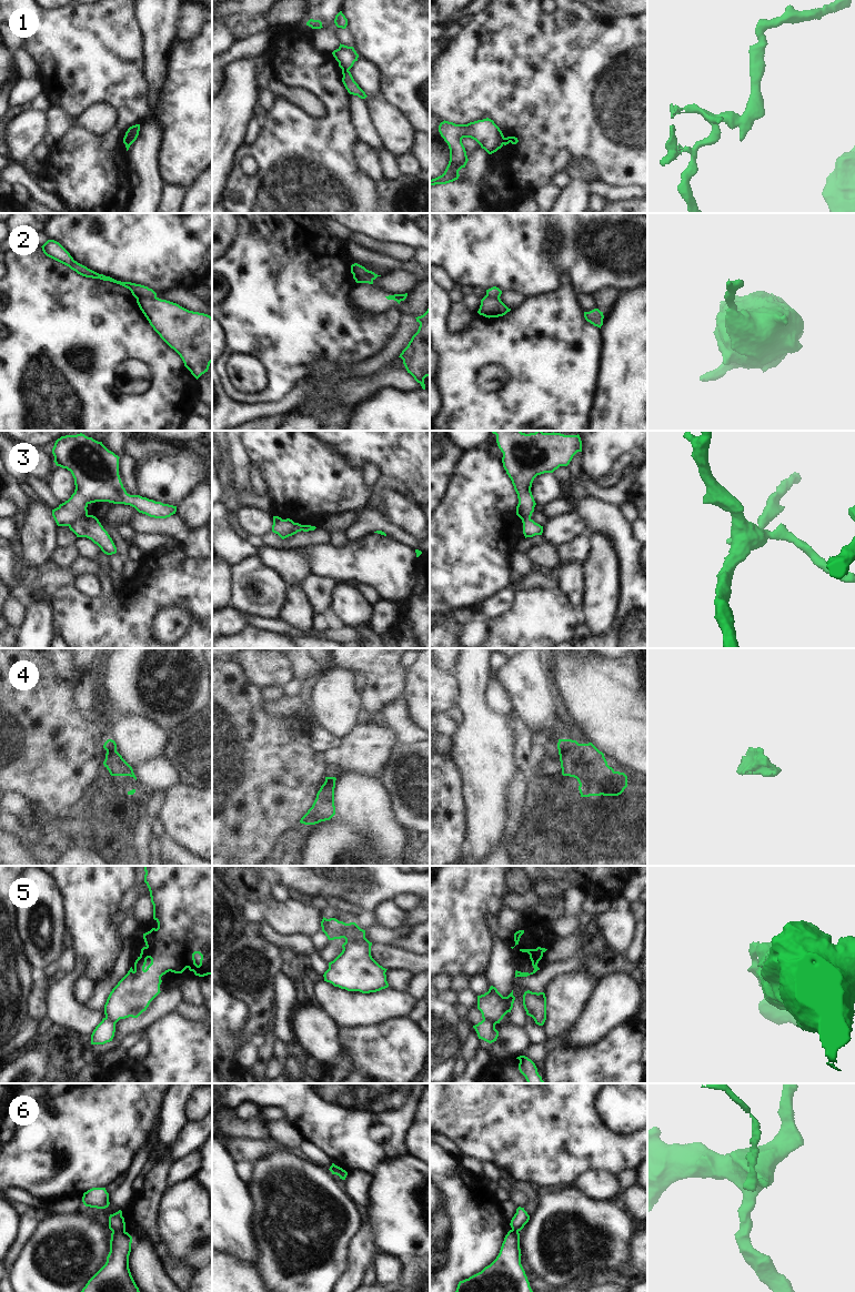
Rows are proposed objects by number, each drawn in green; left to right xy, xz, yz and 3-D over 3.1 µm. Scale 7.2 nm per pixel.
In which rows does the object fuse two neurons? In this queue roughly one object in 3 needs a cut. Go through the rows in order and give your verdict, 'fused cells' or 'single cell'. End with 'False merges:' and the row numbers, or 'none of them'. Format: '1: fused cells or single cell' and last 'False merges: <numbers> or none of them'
1: fused cells
2: fused cells
3: fused cells
4: fused cells
5: fused cells
6: fused cells
False merges: 1, 2, 3, 4, 5, 6

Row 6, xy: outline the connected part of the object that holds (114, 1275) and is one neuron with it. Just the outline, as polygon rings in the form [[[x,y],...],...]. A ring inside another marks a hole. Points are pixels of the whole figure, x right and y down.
[[[112,1231],[105,1264],[88,1281],[81,1292],[140,1292],[130,1269],[132,1237]]]

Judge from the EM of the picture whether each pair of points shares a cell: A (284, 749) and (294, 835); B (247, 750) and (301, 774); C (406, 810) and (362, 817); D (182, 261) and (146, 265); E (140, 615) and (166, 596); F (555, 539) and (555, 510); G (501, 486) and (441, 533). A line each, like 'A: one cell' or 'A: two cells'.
A: one cell
B: one cell
C: two cells
D: one cell
E: one cell
F: two cells
G: one cell

